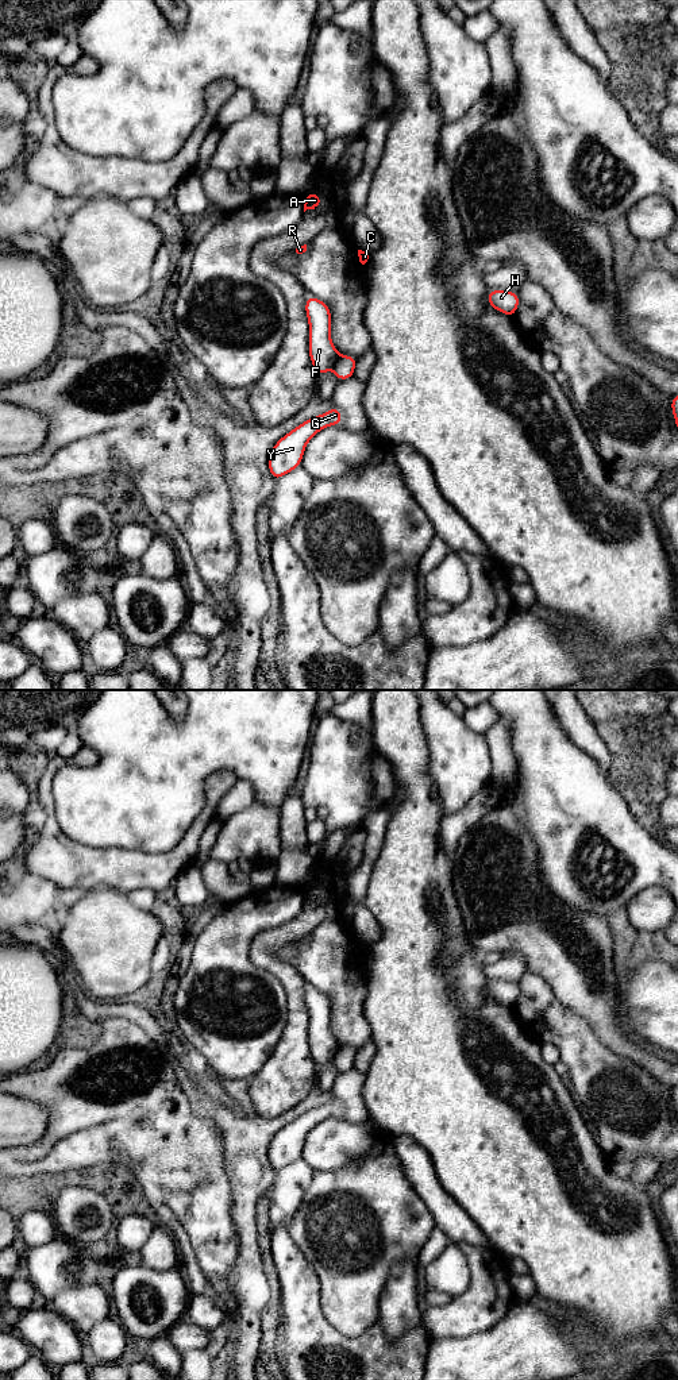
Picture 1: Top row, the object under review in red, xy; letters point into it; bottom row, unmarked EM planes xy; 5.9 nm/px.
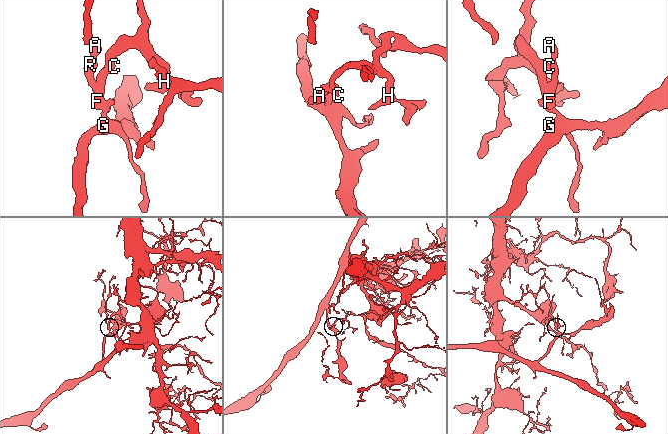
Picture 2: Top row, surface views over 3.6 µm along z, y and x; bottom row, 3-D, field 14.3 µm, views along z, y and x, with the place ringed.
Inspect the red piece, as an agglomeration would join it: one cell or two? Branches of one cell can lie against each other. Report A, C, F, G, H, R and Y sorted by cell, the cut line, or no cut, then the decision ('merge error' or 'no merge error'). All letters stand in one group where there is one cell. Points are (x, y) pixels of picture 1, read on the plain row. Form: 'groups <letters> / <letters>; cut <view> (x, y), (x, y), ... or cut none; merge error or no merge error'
groups A C F H R / G Y; cut xy (339, 1047), (331, 1059); merge error

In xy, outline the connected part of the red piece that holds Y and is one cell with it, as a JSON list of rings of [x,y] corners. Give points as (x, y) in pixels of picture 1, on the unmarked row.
[[[332,1098],[323,1106],[311,1109],[284,1126],[270,1141],[267,1159],[274,1172],[301,1157],[308,1133],[321,1121],[342,1115],[342,1103]]]

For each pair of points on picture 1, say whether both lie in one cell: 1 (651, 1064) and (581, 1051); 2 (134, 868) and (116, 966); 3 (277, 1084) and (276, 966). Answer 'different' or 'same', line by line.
1: different
2: different
3: same

